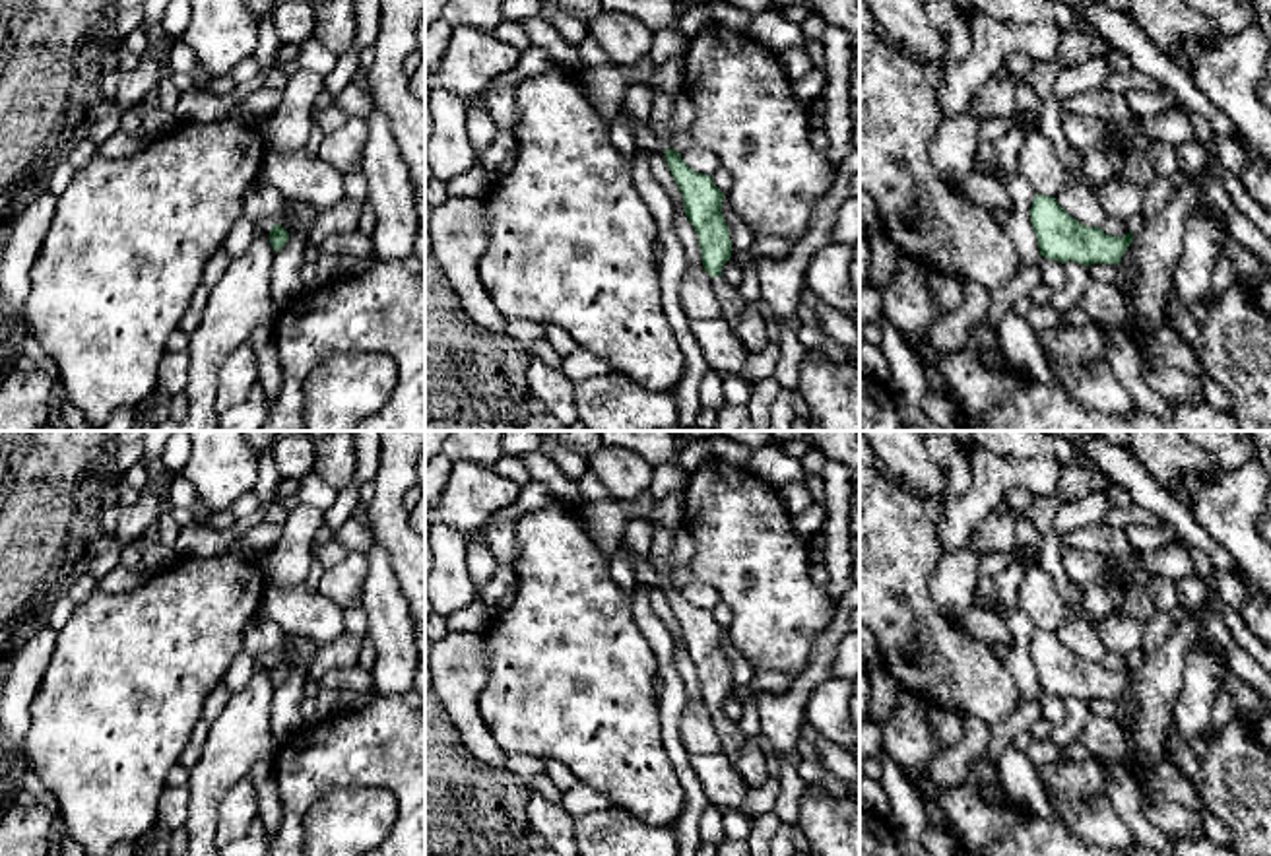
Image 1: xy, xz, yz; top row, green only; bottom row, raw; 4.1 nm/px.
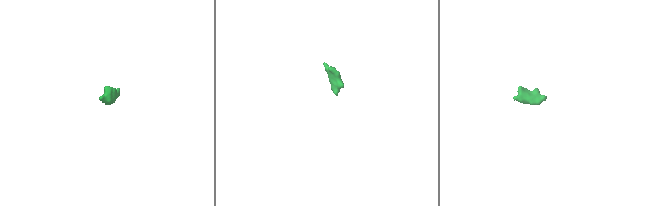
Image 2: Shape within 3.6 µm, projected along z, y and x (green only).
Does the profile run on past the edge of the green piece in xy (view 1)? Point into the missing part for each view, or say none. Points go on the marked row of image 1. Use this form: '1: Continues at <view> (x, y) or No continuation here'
1: No continuation here

